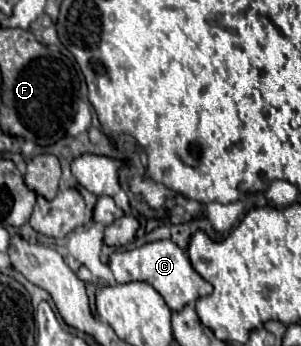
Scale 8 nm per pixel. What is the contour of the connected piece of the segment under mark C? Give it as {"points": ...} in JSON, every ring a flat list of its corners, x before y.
{"points":[[154,241,154,243,146,243,138,249,132,251,122,251,122,253,114,253,110,257,110,269,116,277,118,283,130,283,130,281,144,281,148,285,152,285,162,299,166,301,166,305,172,311,180,311,182,307,194,303,200,297,206,297,212,293,212,285,208,281,204,281,190,265,190,259,184,255,184,251,172,243,172,241]]}

